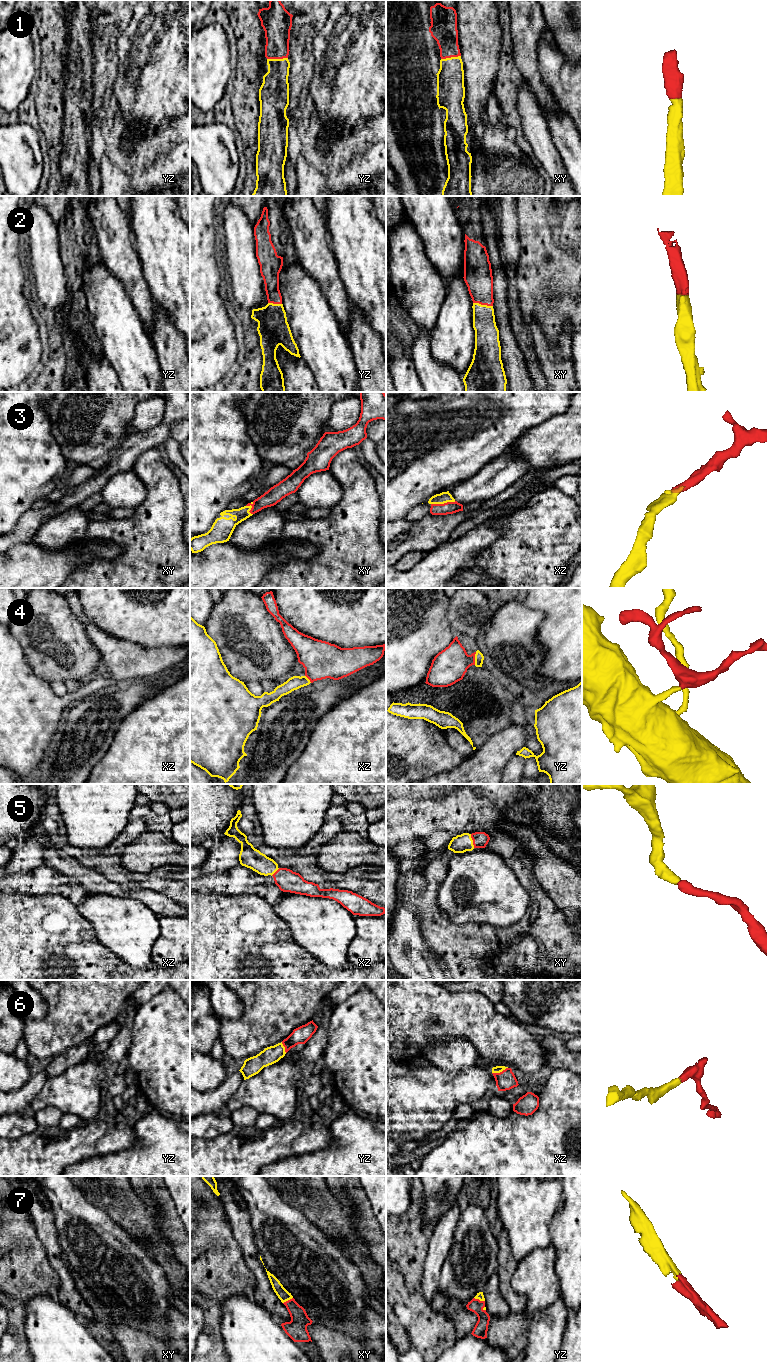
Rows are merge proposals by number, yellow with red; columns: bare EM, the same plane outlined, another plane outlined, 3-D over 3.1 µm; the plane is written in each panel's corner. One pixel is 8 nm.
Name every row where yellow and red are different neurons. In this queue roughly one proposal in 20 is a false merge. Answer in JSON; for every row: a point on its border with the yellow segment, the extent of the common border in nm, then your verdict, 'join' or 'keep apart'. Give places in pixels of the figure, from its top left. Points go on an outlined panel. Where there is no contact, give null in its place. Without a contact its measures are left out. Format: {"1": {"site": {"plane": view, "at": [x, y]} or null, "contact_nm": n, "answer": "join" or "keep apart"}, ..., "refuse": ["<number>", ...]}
{"1": {"site": {"plane": "yz", "at": [277, 59]}, "contact_nm": 170, "answer": "join"}, "2": {"site": {"plane": "xy", "at": [483, 305]}, "contact_nm": 160, "answer": "join"}, "3": {"site": {"plane": "xz", "at": [443, 503]}, "contact_nm": 200, "answer": "join"}, "4": {"site": {"plane": "yz", "at": [475, 658]}, "contact_nm": 110, "answer": "join"}, "5": {"site": {"plane": "xy", "at": [472, 841]}, "contact_nm": 120, "answer": "join"}, "6": {"site": {"plane": "xz", "at": [499, 1072]}, "contact_nm": 140, "answer": "join"}, "7": {"site": {"plane": "yz", "at": [479, 1299]}, "contact_nm": 90, "answer": "join"}, "refuse": []}

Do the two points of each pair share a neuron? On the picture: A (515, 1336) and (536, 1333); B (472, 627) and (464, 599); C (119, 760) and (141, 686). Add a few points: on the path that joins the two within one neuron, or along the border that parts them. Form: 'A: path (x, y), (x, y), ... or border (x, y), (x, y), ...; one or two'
A: border (532, 1316), (529, 1322), (528, 1341), (522, 1351); two
B: path (469, 620), (468, 606); one
C: border (153, 695), (140, 703), (118, 726); two

